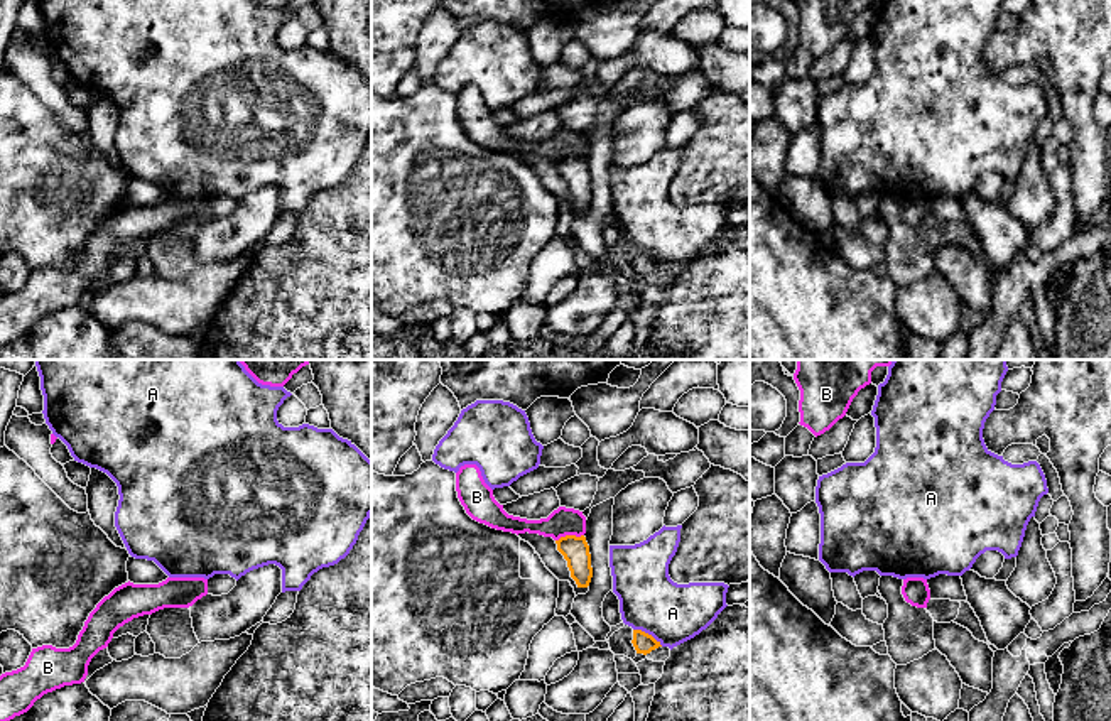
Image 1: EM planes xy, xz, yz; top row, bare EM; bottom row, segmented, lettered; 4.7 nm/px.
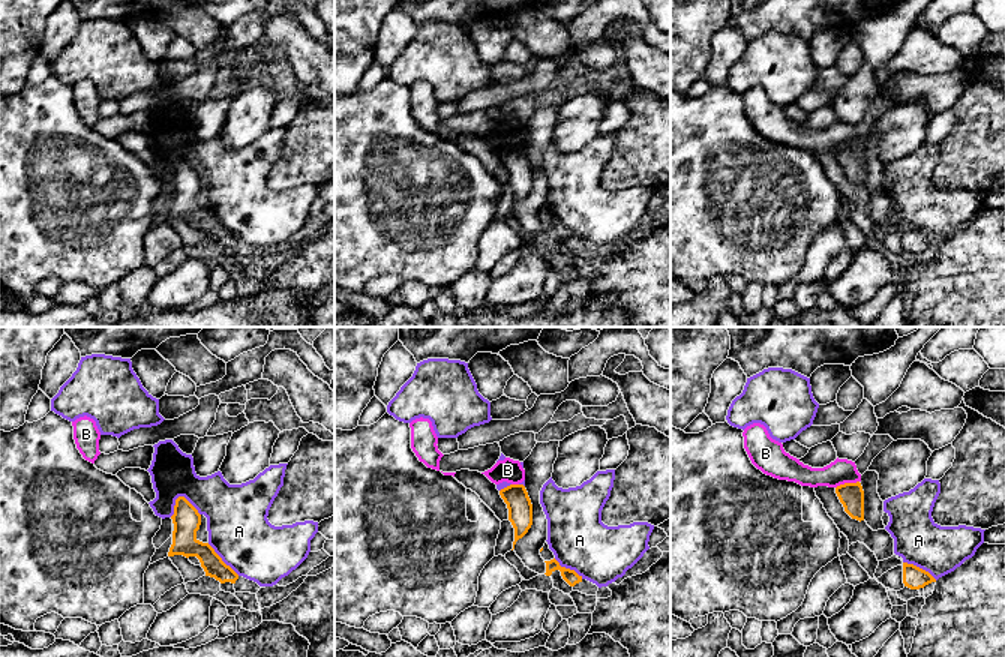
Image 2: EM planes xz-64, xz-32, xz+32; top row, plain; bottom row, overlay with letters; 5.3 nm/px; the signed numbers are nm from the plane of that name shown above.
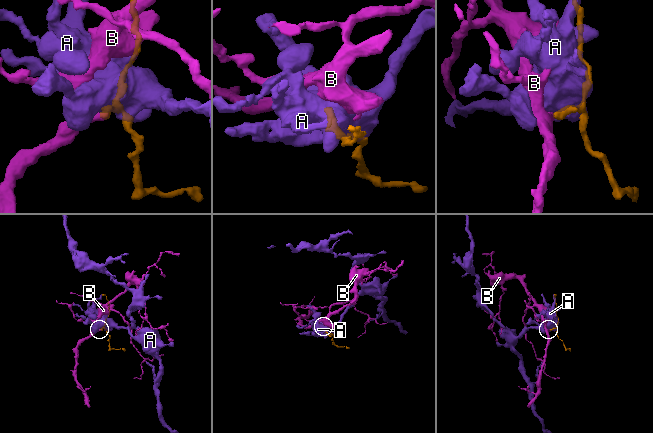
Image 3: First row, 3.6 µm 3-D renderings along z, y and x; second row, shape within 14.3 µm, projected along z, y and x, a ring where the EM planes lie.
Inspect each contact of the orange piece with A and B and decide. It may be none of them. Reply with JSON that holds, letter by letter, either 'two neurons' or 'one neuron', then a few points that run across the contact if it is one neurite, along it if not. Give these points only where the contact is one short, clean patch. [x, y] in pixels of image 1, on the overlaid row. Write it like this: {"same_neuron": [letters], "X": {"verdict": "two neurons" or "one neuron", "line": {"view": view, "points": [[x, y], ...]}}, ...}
{"same_neuron": [], "A": {"verdict": "two neurons"}, "B": {"verdict": "two neurons", "line": {"view": "xz", "points": [[583, 534], [561, 536], [556, 541]]}}}

